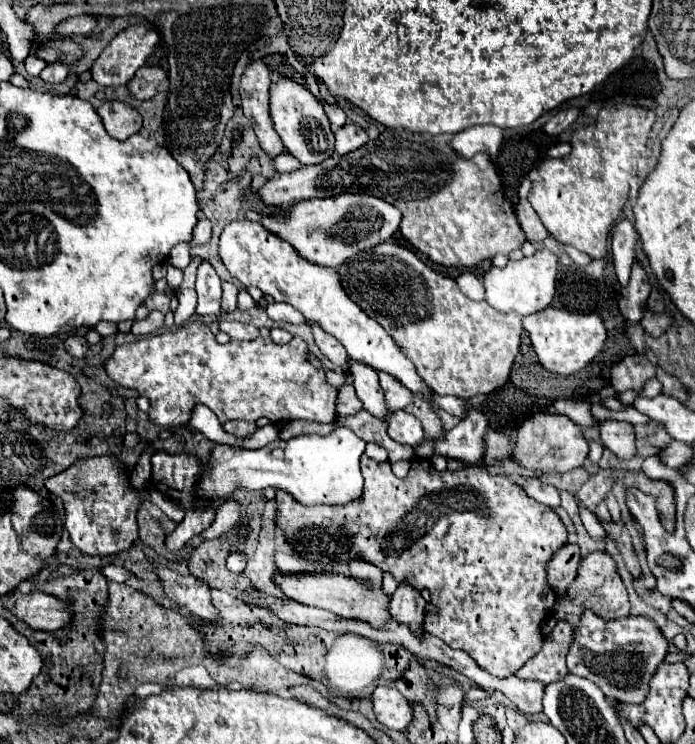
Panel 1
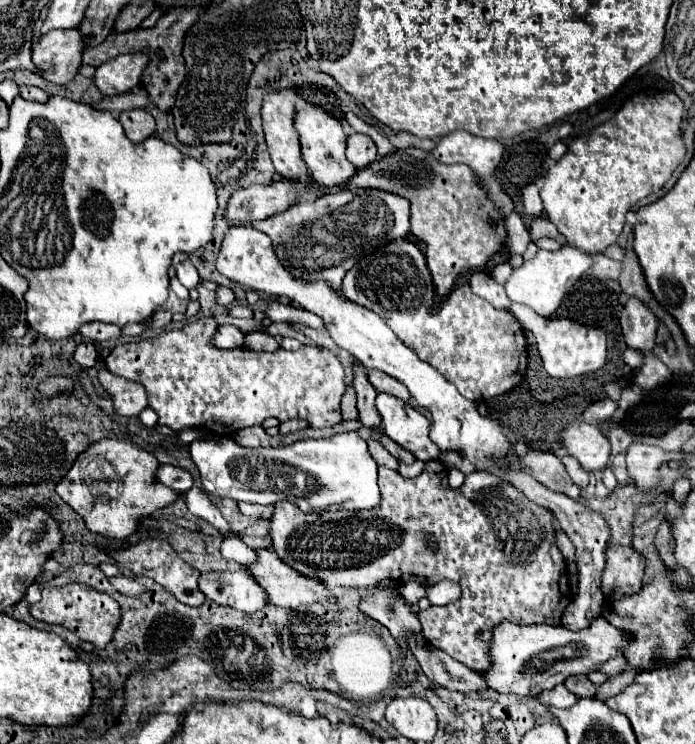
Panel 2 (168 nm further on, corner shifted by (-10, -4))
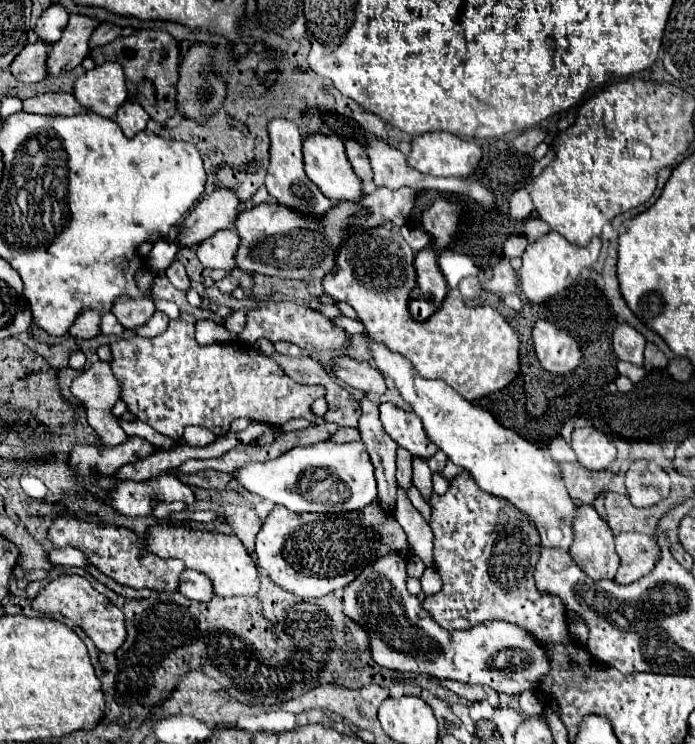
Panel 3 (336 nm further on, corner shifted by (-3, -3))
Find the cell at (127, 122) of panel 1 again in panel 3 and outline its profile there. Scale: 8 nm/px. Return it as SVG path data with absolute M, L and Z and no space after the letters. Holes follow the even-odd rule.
M129 100L119 106L117 116L115 116L115 122L119 124L119 128L123 130L123 134L125 134L127 138L131 138L131 136L135 136L137 132L145 130L147 120L149 120L149 116L147 116L147 112L141 108L141 104L129 102Z

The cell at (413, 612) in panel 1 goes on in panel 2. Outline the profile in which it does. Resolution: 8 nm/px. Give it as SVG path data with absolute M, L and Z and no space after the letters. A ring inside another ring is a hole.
M410 637L410 647L412 653L416 657L416 661L420 663L422 671L438 685L450 689L450 691L458 691L464 695L478 695L480 691L488 689L486 681L482 679L482 675L478 671L468 669L466 665L462 665L460 661L452 659L450 655L446 655L444 651L430 647L418 647L416 639Z

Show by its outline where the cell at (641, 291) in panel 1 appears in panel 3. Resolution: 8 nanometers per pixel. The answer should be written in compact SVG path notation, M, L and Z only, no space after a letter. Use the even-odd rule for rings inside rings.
M621 322L621 324L617 324L617 328L613 332L613 350L619 360L643 366L643 362L645 362L645 356L643 356L645 336L639 334L631 324Z

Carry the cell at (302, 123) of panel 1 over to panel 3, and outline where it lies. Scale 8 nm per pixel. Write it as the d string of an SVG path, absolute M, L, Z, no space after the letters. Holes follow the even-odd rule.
M315 132L309 134L303 140L303 160L305 160L305 172L309 176L309 180L313 184L317 184L317 188L331 198L333 202L339 200L357 200L357 196L361 196L361 180L355 176L347 156L345 156L345 146L341 142L341 138L337 136L327 136L323 132Z

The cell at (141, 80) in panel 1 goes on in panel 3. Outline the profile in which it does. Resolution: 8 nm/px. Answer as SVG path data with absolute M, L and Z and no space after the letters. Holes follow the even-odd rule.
M37 94L33 98L25 98L23 100L23 110L25 112L35 112L35 114L85 114L89 110L85 110L83 104L77 102L77 98L73 94Z

